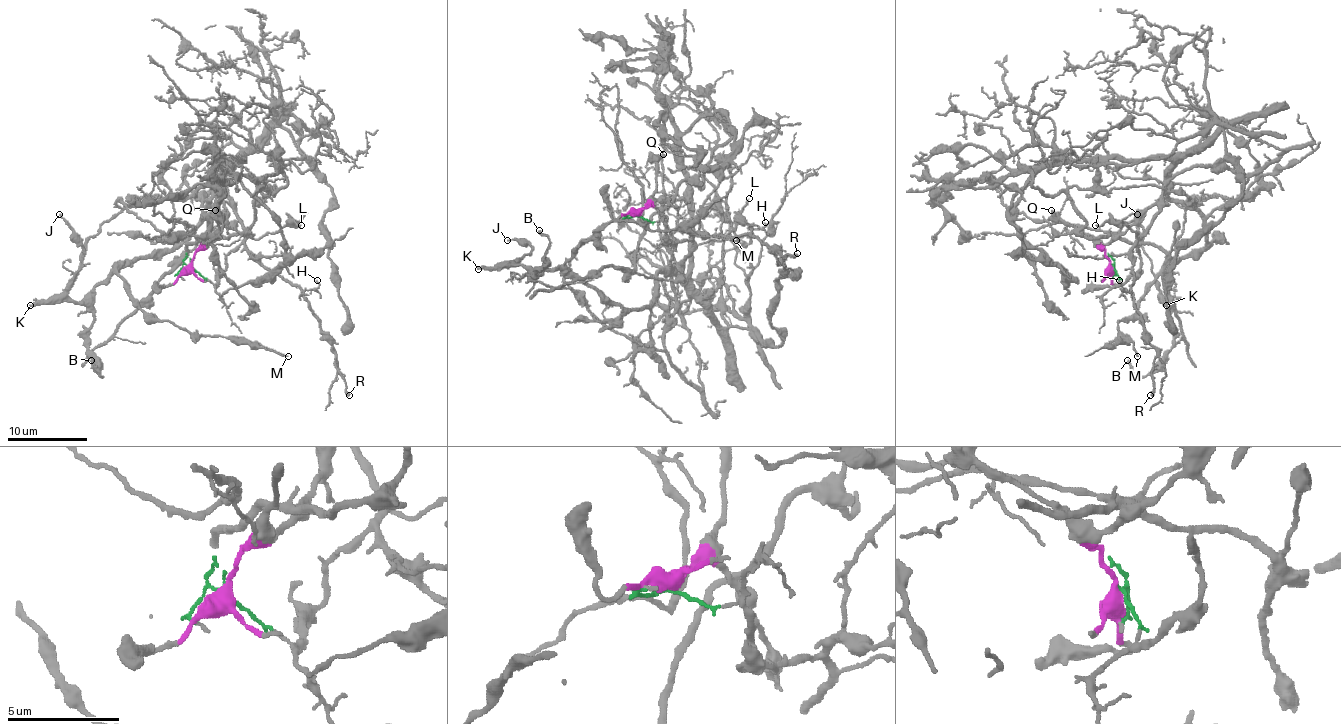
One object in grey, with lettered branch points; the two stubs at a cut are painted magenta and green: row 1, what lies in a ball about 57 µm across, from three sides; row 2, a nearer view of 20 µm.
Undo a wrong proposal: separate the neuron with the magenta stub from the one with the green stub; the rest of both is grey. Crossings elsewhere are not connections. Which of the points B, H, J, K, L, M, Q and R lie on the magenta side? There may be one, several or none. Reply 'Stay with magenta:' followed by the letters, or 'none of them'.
Stay with magenta: B, J, K, M, Q

